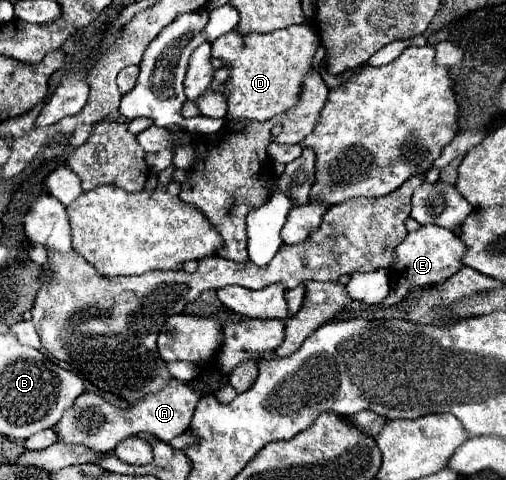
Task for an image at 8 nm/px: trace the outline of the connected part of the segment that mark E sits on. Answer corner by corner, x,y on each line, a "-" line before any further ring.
421,226
415,232
409,232
405,236
405,240
395,248
395,260
391,270
391,292
389,296
383,300
381,306
389,308
395,306
399,302
405,300
405,296
417,288
423,286
437,286
439,282
445,282
447,278
451,278
453,274
457,274
463,264
463,256
465,256
465,242
461,238
457,238
451,230
441,228
441,226

